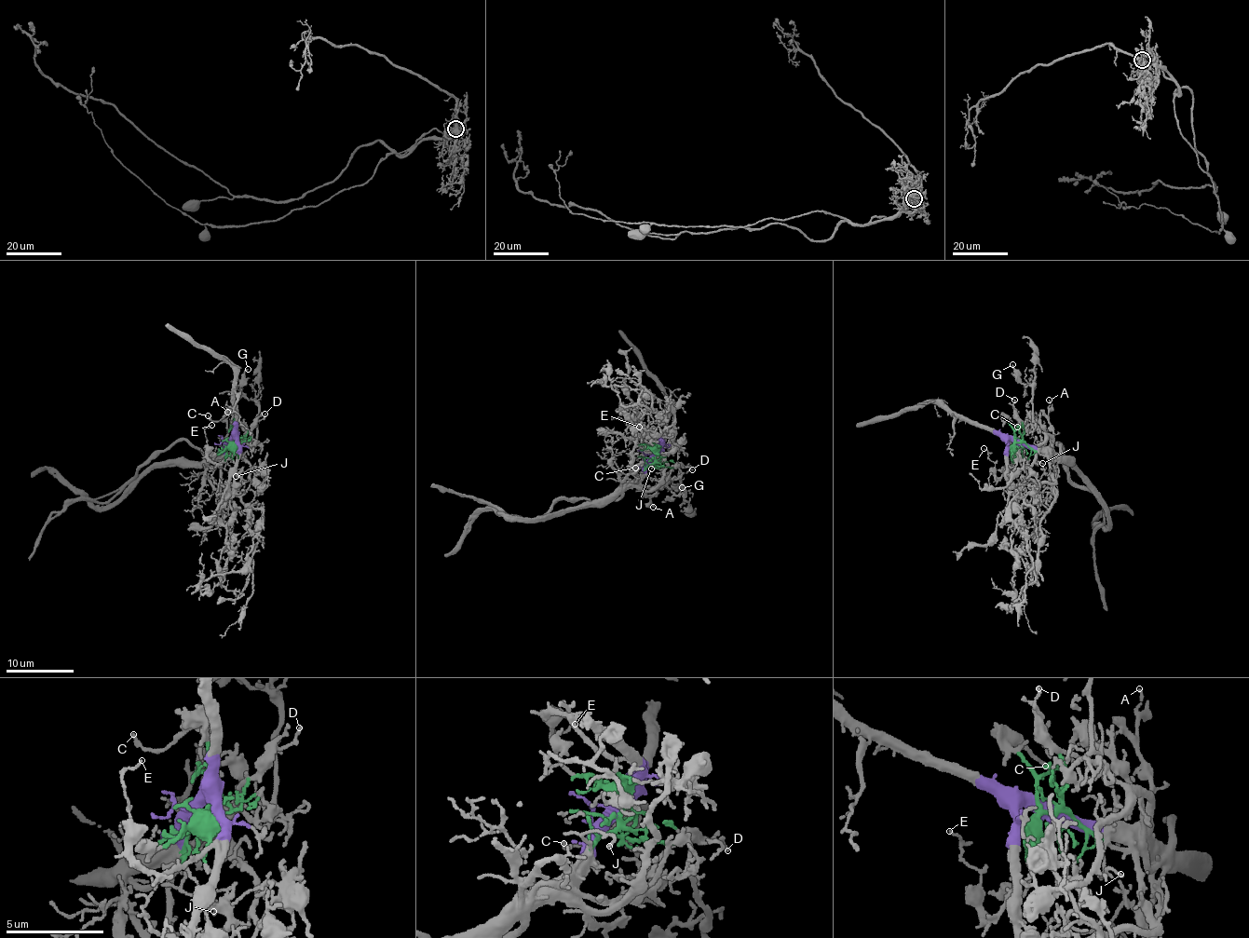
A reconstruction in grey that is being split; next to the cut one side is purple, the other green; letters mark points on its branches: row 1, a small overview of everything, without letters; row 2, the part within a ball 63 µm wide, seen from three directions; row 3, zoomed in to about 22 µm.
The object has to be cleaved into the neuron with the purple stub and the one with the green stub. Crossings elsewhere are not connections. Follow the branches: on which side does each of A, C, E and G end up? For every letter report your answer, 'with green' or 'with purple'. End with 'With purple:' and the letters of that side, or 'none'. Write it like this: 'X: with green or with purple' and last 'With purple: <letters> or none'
A: with purple
C: with green
E: with purple
G: with green
With purple: A, E

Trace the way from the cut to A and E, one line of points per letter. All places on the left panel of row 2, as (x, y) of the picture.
A: (233, 440), (224, 455), (227, 412)
E: (233, 440), (238, 450), (229, 458), (213, 463), (208, 456), (205, 429), (211, 425)

